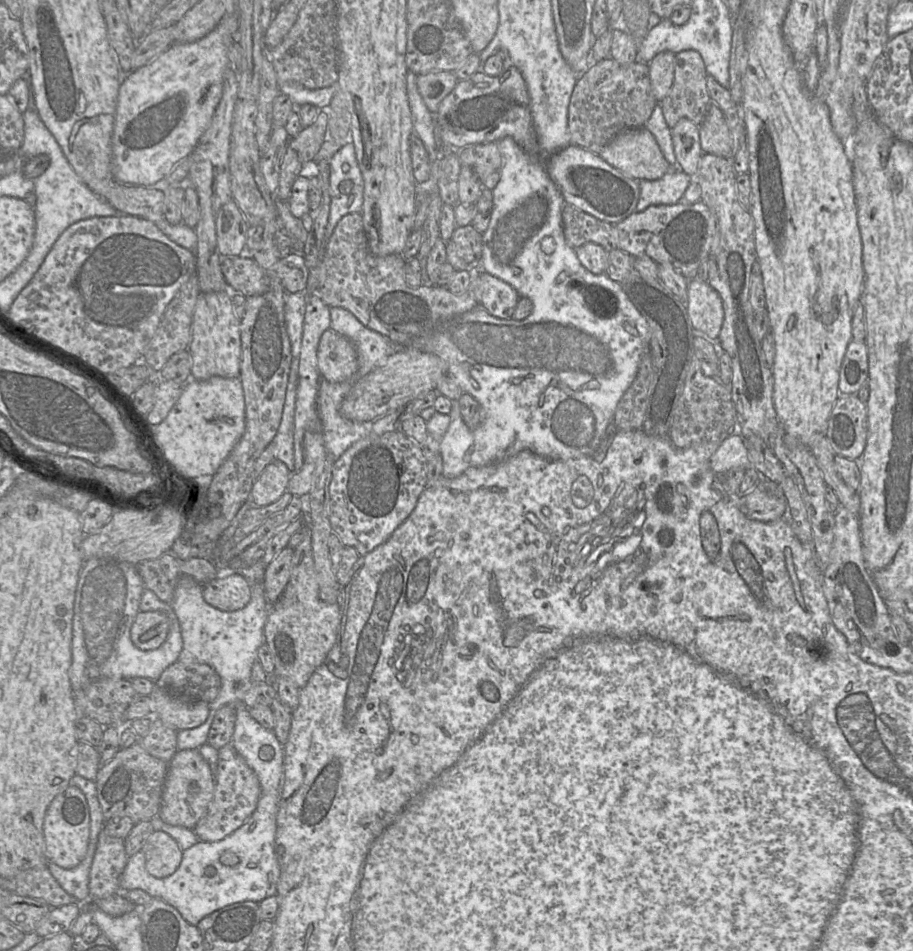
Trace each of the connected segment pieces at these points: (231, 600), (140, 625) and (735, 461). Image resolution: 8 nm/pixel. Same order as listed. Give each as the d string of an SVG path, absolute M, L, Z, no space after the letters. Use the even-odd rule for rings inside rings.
M241 573L217 577L203 586L204 600L221 611L232 612L244 608L251 599L251 588Z
M140 611L130 630L133 644L140 650L149 651L159 648L167 639L170 620L161 611Z
M739 433L729 435L711 456L710 465L715 474L732 468L753 468L743 437Z

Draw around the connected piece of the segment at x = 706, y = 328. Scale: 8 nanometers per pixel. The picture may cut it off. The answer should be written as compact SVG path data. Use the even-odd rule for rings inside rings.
M694 278L688 281L686 309L697 335L718 342L724 318L719 294L707 281Z

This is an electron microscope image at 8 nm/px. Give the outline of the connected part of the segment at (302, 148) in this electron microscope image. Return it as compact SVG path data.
M321 110L315 121L303 128L296 136L291 137L288 146L297 152L300 161L311 164L326 139L328 124L327 110Z

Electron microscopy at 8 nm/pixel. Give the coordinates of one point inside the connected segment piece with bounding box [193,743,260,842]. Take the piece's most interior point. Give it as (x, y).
(237, 790)

